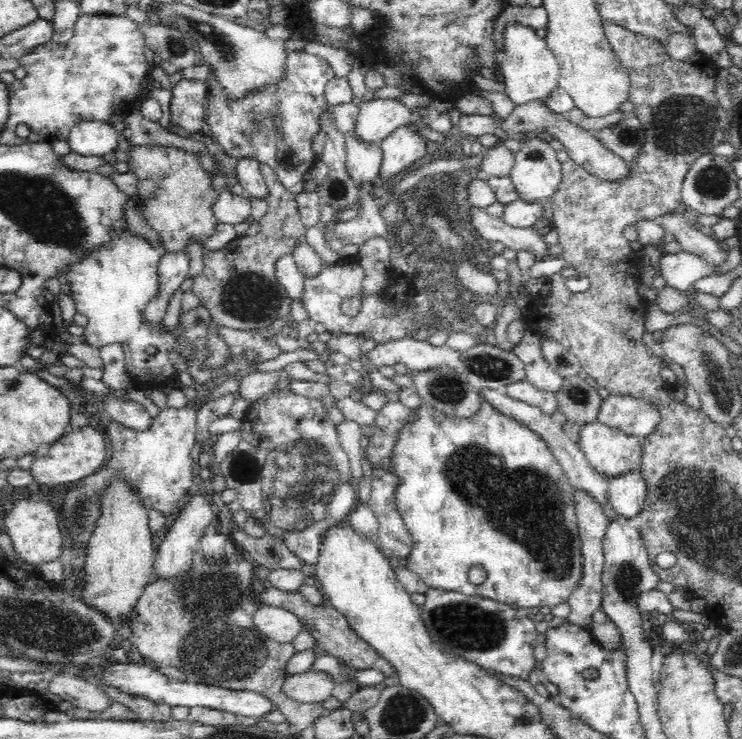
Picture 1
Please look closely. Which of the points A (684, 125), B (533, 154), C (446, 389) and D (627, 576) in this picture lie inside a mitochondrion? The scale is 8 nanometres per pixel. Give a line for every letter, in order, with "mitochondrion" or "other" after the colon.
A: mitochondrion
B: mitochondrion
C: mitochondrion
D: mitochondrion

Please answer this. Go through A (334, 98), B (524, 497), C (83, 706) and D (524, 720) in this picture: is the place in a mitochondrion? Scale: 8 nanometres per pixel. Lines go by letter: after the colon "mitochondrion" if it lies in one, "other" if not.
A: other
B: mitochondrion
C: other
D: other

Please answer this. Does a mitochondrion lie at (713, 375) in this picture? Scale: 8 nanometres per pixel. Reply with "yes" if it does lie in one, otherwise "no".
yes

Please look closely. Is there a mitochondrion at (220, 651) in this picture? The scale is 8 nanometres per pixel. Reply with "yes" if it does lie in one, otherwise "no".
yes

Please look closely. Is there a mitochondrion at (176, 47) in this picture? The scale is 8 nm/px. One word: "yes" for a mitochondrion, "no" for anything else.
yes

